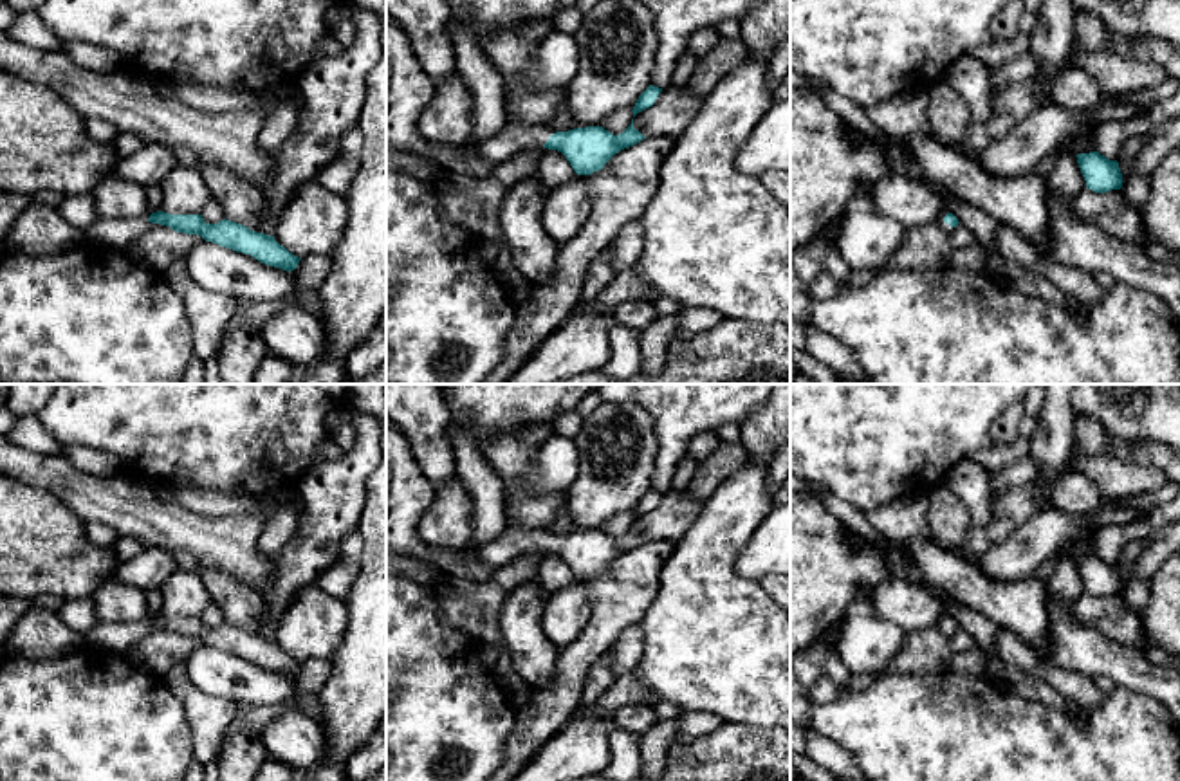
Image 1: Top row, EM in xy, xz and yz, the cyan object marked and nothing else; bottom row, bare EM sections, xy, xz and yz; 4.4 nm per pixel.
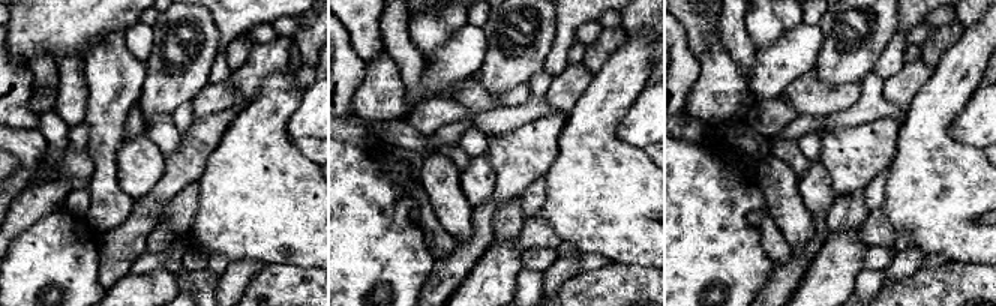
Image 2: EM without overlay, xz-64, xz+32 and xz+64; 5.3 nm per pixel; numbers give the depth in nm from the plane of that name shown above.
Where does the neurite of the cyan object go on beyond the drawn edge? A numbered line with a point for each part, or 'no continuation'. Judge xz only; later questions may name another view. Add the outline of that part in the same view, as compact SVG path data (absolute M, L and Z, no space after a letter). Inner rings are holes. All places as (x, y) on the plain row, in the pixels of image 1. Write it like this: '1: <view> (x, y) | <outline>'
1: xz (513, 543) | M507 527L503 534L482 547L478 554L485 565L496 572L498 568L509 566L525 554L543 550L550 539L552 538L549 532Z

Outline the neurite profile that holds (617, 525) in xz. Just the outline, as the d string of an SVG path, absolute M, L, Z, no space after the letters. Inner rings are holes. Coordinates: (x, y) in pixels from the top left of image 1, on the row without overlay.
M615 514L604 521L603 532L613 539L619 539L631 528L631 523L633 523L631 514Z

